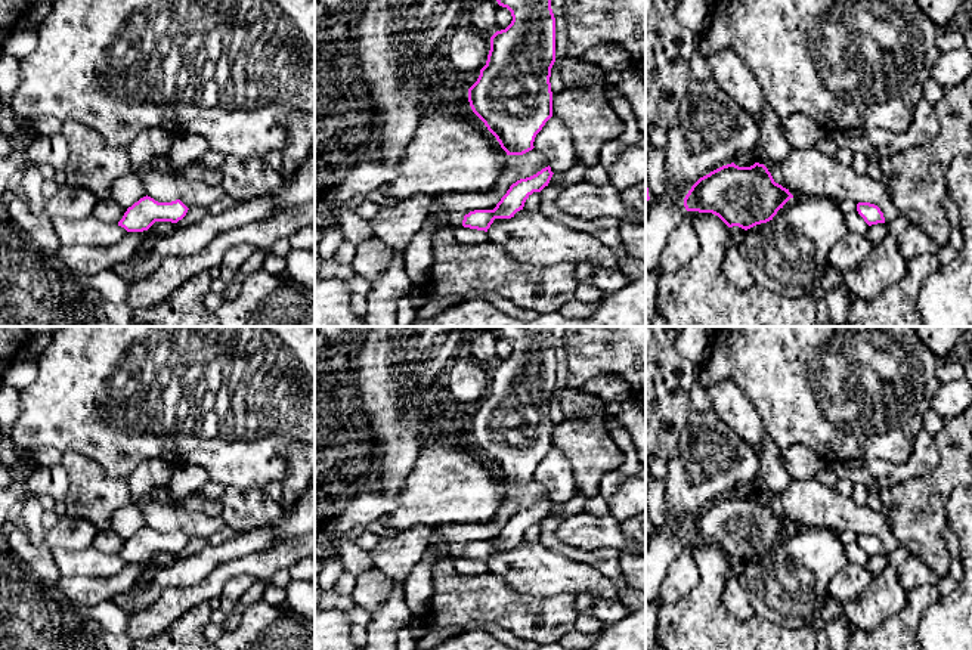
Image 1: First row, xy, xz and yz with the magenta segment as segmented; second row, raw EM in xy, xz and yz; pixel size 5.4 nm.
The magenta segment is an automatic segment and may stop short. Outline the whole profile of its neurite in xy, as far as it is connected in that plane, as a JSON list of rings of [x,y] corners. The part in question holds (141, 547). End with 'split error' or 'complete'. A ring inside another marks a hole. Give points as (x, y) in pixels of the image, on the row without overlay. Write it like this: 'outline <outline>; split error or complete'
outline [[[146,526],[127,539],[118,557],[127,563],[143,563],[155,552],[177,554],[186,547],[188,541],[189,539],[180,530],[158,533]]]; complete

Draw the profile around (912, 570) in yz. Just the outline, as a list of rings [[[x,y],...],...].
[[[904,545],[886,552],[886,561],[894,567],[907,592],[923,585],[935,586],[940,581],[940,576]]]

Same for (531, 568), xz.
[[[517,542],[511,550],[495,550],[487,560],[487,572],[505,581],[518,592],[555,597],[591,592],[604,600],[617,600],[616,586],[597,569],[572,561],[538,542]]]

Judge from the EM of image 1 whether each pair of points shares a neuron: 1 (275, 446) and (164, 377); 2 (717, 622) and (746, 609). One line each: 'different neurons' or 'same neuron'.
1: same neuron
2: different neurons

